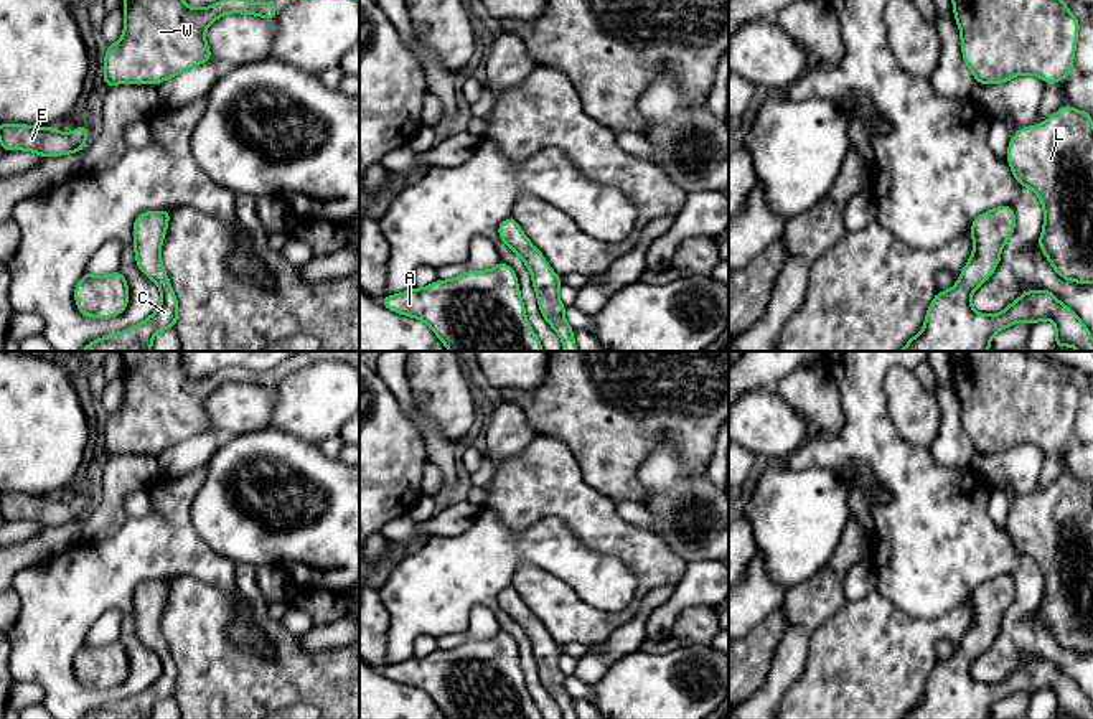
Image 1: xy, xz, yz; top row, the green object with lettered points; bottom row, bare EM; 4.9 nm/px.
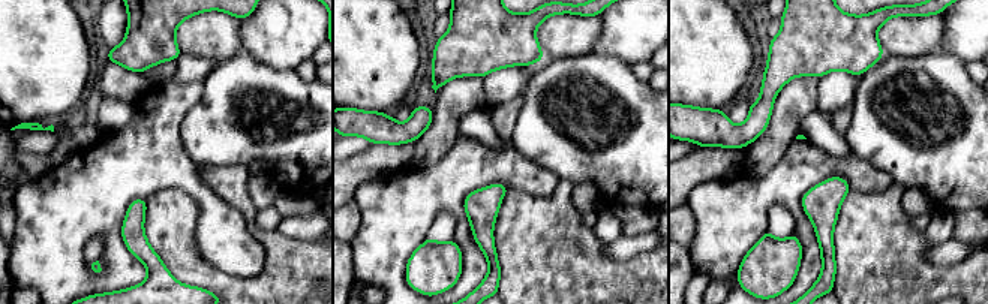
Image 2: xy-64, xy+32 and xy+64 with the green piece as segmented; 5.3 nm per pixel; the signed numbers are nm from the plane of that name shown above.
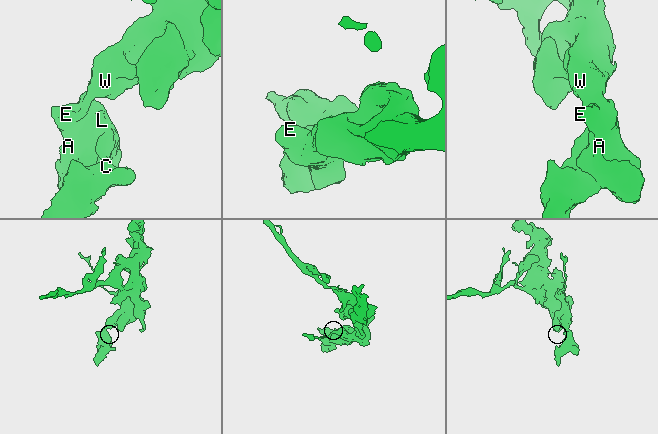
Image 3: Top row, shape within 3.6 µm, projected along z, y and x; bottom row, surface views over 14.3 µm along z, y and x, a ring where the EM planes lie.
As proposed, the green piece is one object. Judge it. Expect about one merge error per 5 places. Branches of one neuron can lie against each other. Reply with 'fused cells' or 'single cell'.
single cell

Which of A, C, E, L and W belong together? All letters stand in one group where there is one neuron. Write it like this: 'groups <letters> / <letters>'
groups A C E L W

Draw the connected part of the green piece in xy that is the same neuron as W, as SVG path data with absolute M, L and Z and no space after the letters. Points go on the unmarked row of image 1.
M119 351L124 361L125 396L122 407L104 425L106 458L115 453L160 453L190 437L213 429L206 397L226 383L257 384L275 389L275 369L251 371L229 366L211 376L191 378L183 371L181 351Z

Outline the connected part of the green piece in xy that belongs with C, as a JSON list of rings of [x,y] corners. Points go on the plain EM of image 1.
[[[171,579],[145,580],[134,590],[134,620],[137,637],[160,658],[160,676],[142,693],[91,711],[82,719],[152,719],[153,706],[167,698],[175,698],[178,670],[165,641],[160,618],[167,604]]]

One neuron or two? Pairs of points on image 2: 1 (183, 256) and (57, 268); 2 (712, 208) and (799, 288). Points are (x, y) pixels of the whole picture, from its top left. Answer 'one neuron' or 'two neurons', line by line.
1: two neurons
2: one neuron

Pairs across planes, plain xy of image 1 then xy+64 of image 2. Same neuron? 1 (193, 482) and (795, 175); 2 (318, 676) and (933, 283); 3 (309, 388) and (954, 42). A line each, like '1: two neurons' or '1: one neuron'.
1: one neuron
2: one neuron
3: one neuron

